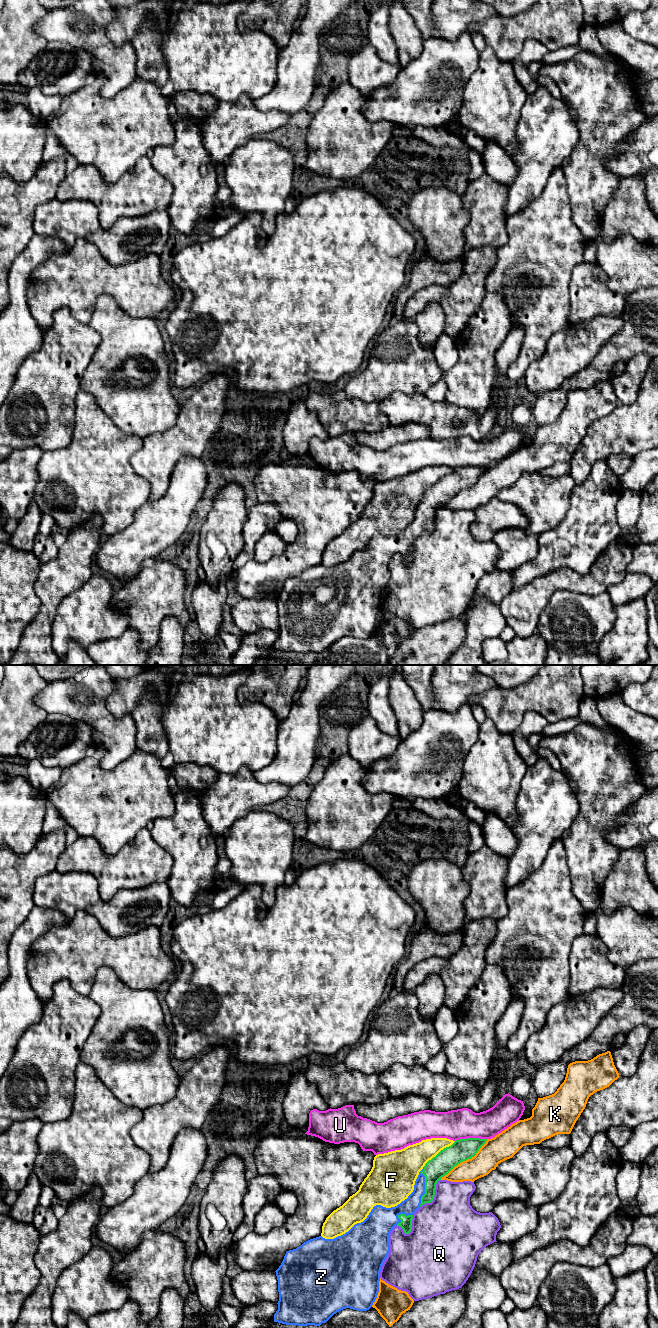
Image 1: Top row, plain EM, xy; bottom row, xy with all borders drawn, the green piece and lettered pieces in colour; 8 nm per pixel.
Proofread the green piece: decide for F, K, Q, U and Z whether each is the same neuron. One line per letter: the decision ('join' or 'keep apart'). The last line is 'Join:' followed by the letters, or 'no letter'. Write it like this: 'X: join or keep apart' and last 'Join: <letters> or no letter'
F: keep apart
K: keep apart
Q: keep apart
U: keep apart
Z: join
Join: Z

